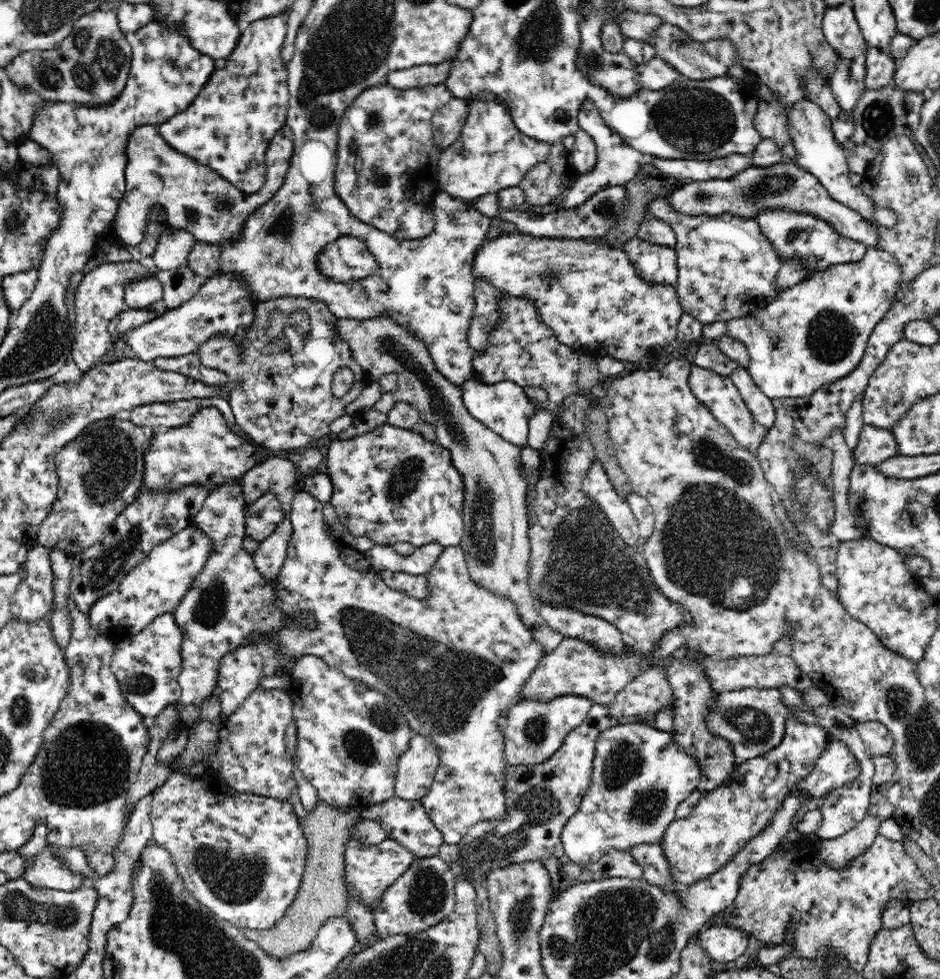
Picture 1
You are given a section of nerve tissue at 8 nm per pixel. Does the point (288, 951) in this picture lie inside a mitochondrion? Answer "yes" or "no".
no

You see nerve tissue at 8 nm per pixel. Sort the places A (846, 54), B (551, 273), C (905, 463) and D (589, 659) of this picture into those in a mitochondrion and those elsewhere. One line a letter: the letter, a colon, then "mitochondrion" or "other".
A: other
B: mitochondrion
C: other
D: other

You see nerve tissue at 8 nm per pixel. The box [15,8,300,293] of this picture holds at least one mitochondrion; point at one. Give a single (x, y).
(110, 58)

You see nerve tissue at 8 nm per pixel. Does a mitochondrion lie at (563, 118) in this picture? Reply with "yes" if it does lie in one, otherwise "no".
no

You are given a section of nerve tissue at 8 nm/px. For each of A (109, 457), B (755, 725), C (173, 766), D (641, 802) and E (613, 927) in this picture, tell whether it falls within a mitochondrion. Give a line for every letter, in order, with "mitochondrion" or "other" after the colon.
A: mitochondrion
B: mitochondrion
C: other
D: mitochondrion
E: mitochondrion

